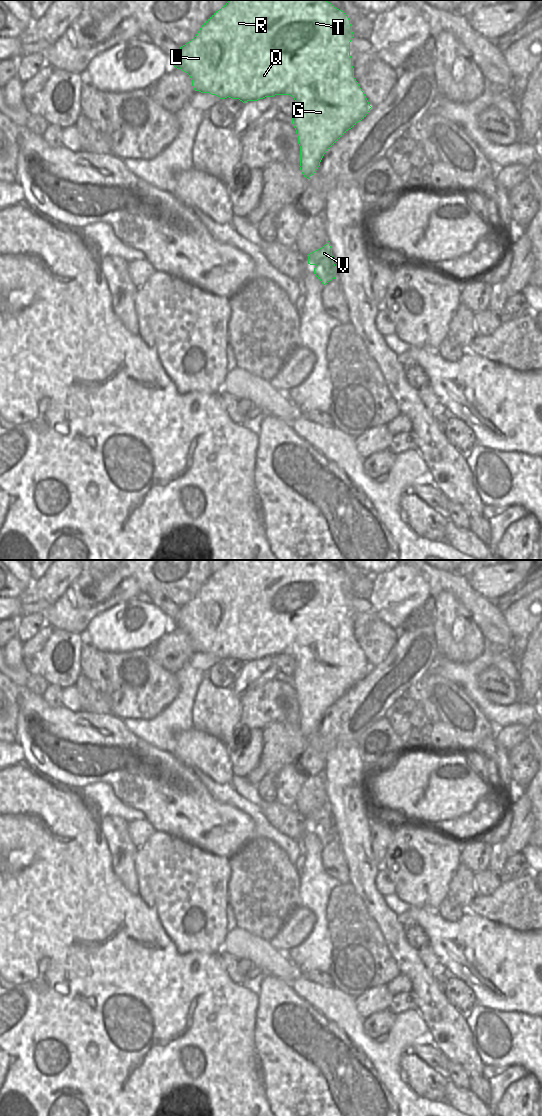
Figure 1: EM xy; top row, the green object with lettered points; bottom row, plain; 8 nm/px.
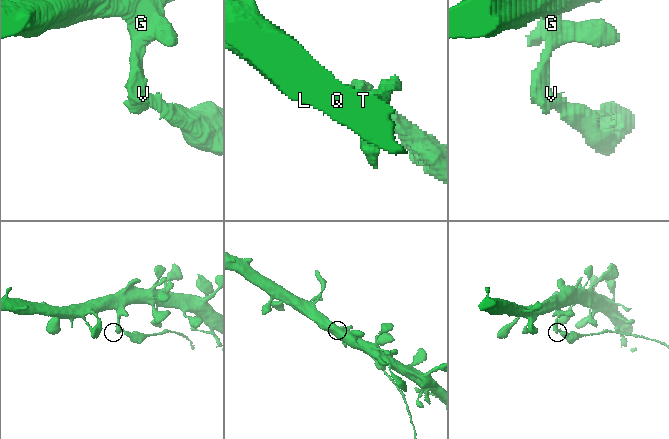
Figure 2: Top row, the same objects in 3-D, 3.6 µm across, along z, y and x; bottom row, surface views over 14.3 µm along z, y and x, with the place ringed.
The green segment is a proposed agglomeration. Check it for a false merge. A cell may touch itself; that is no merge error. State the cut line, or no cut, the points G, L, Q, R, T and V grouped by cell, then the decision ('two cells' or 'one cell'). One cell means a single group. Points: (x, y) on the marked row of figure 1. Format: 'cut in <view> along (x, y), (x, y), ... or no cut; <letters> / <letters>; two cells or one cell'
cut in xy along (316, 264), (334, 277); G L Q R T / V; two cells

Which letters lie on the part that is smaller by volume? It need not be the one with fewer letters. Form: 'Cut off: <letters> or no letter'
Cut off: V

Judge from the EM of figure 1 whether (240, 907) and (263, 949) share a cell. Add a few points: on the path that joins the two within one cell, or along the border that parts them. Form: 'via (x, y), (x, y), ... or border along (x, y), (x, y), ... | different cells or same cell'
border along (236, 926), (269, 941) | different cells

